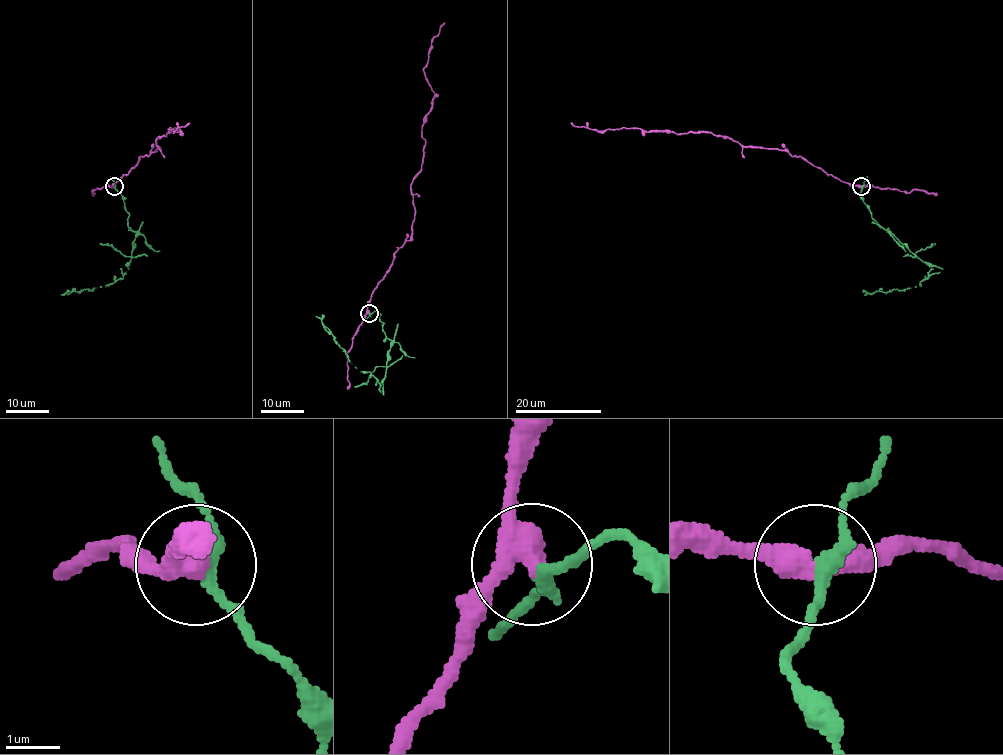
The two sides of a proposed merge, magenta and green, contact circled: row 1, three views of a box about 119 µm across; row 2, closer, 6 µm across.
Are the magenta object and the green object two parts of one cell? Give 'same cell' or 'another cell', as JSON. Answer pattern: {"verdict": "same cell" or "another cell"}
{"verdict": "another cell"}

